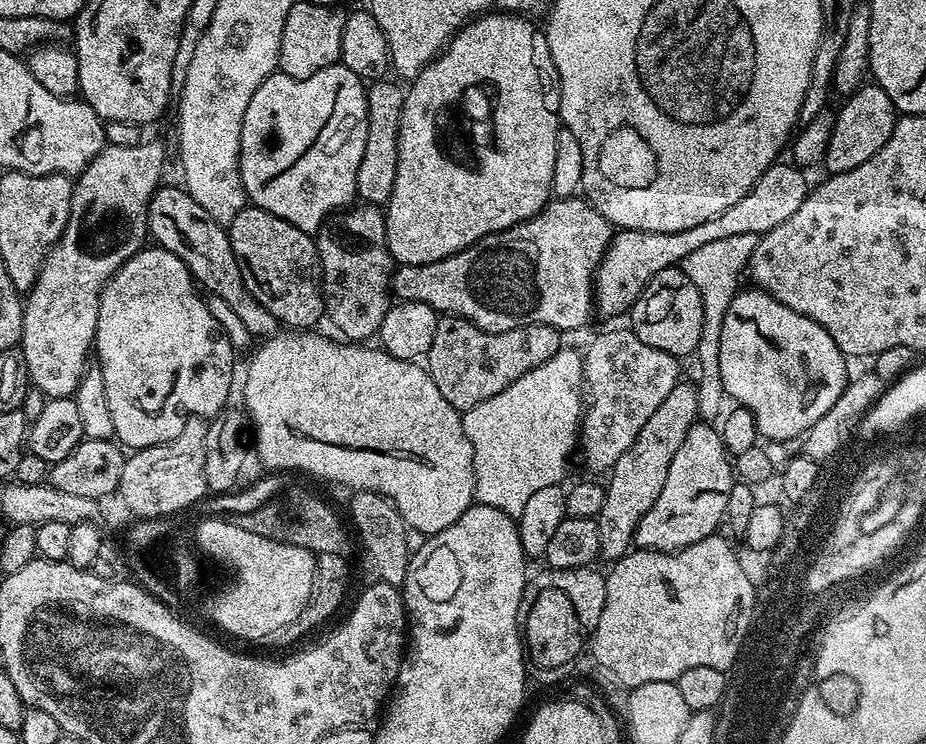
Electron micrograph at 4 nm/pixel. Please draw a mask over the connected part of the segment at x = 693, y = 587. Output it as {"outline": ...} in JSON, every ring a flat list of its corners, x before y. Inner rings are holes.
{"outline":[[713,534,686,546,677,552,650,552,647,550,630,550,620,560,611,565,612,573,606,576,606,602,602,606,602,618,598,618,598,626,594,629,590,637,590,652,592,656,617,680,620,684,625,684,625,689,631,690,642,686,646,682,675,682,686,670,693,669,694,666,712,666,723,670,728,670,733,666,739,646,749,633,752,624,752,614,755,610,756,590,745,579,747,570,745,561,720,537,720,534]]}

